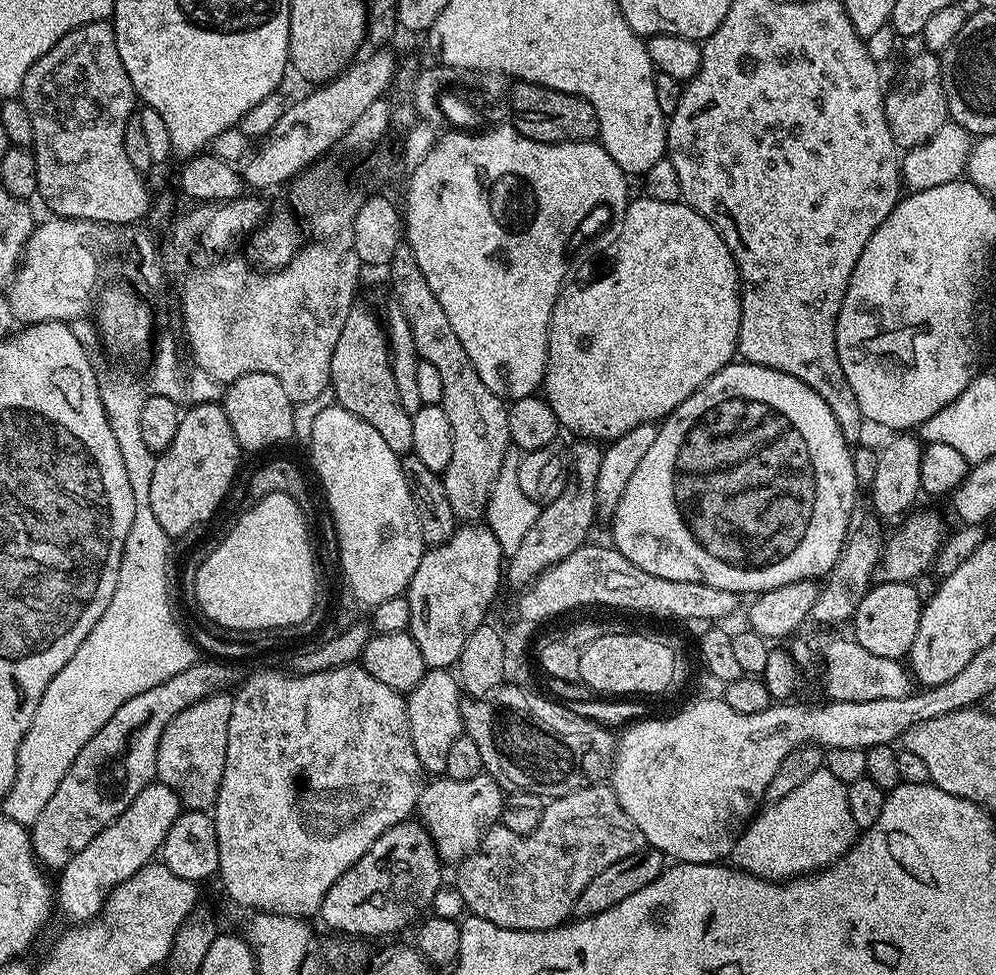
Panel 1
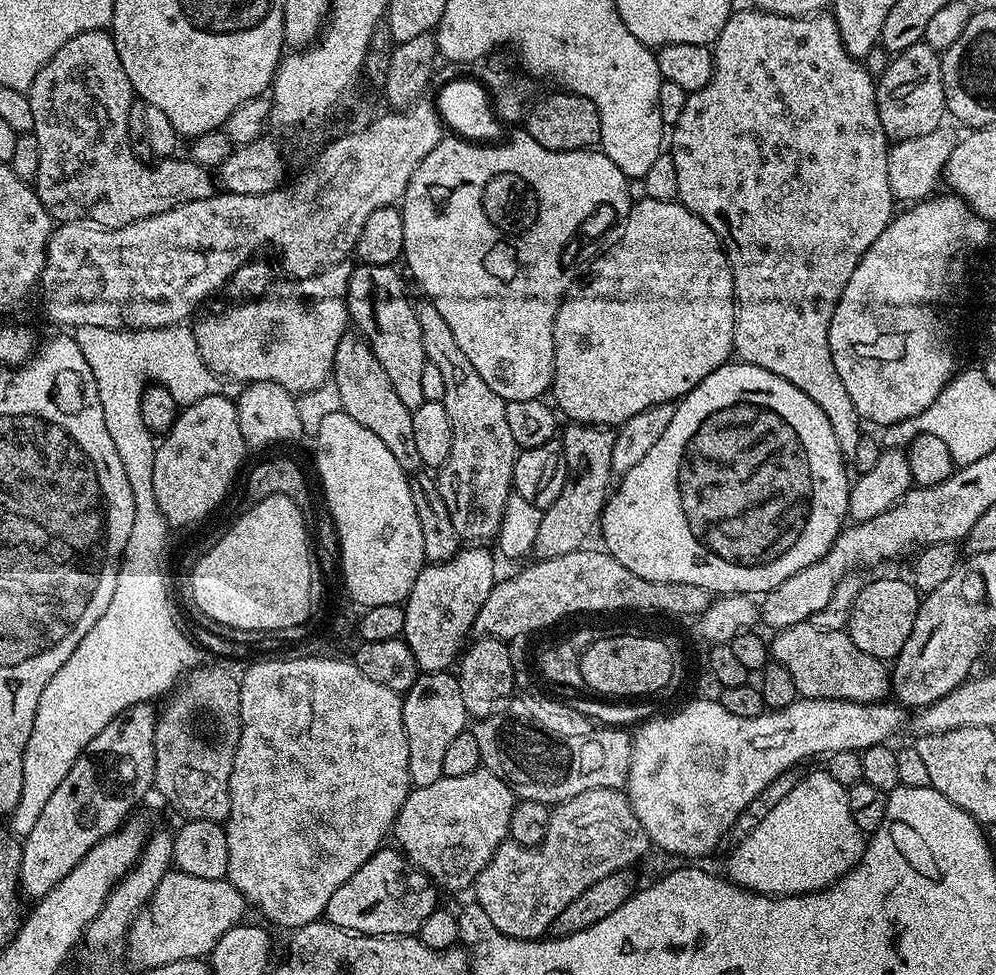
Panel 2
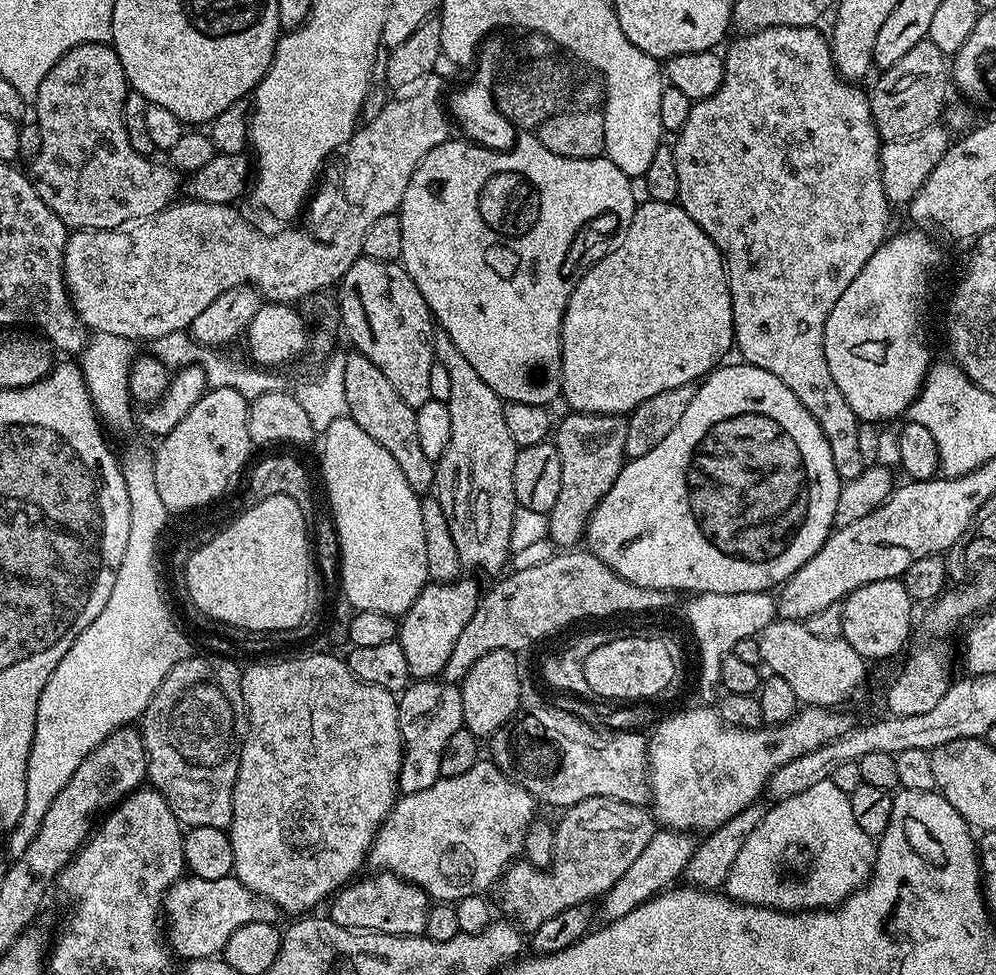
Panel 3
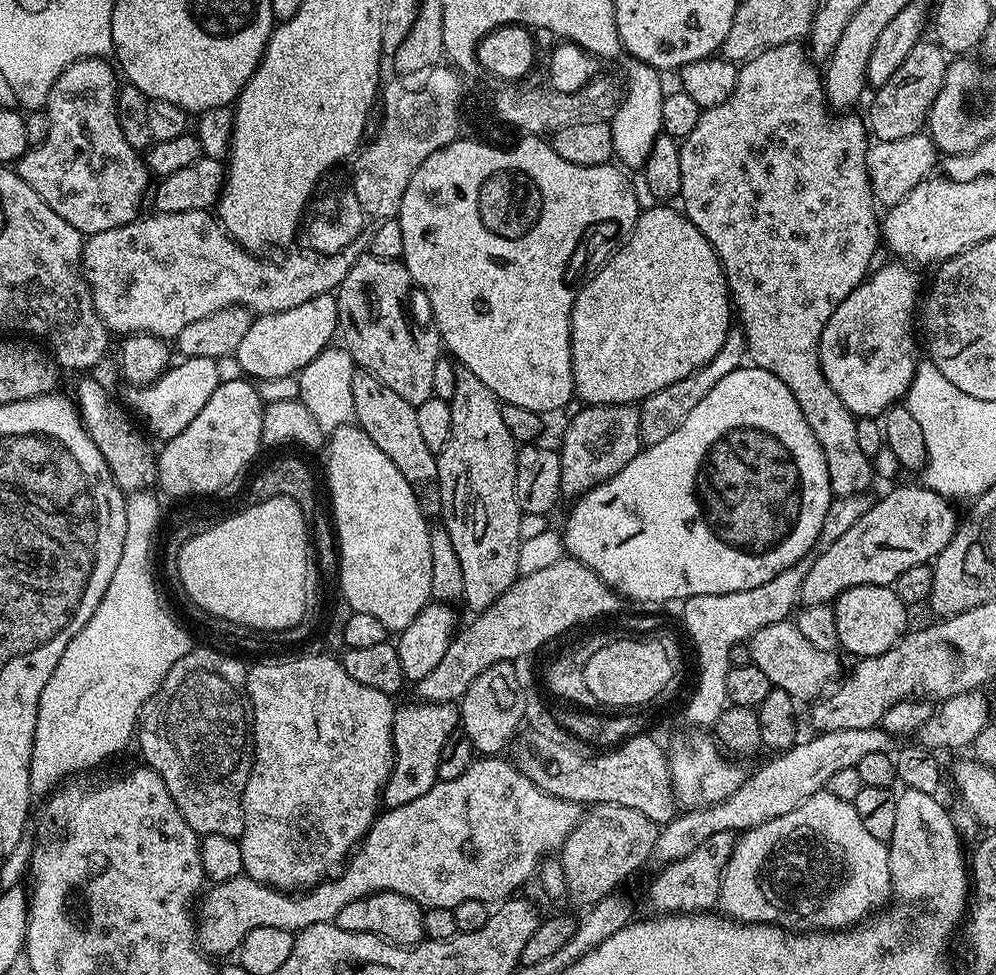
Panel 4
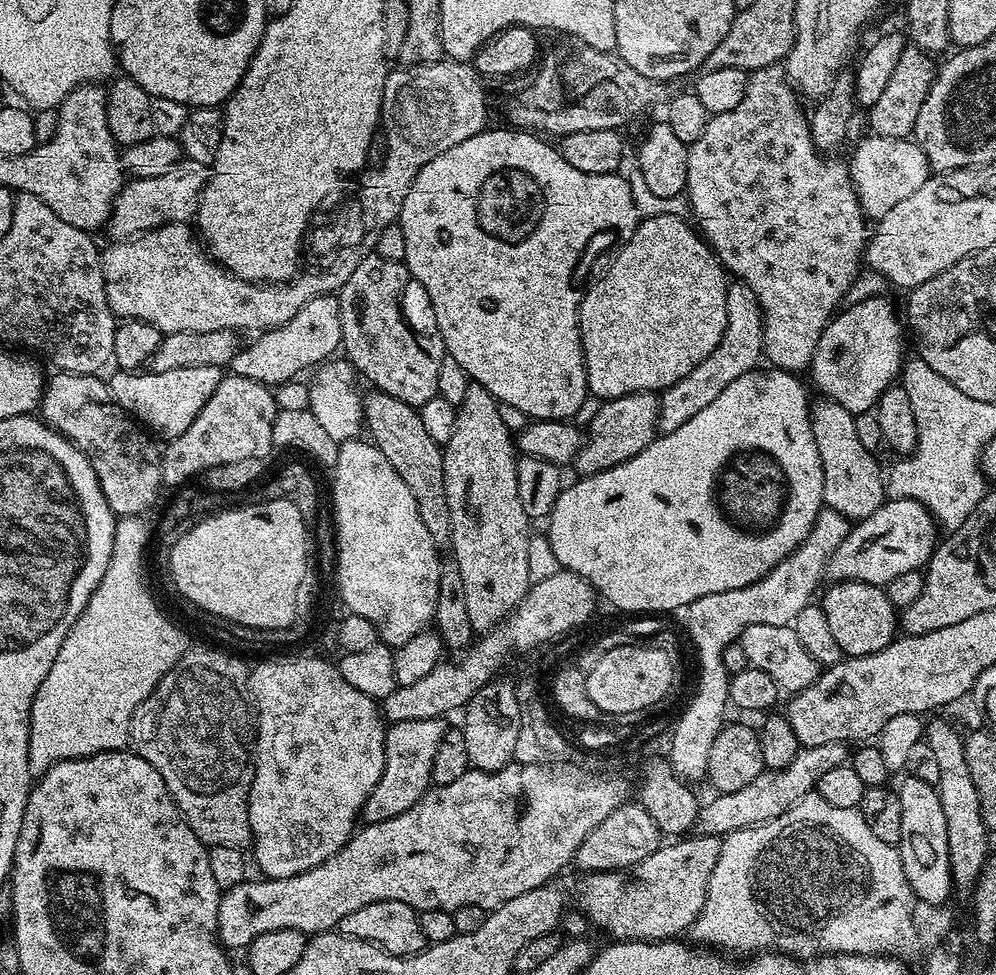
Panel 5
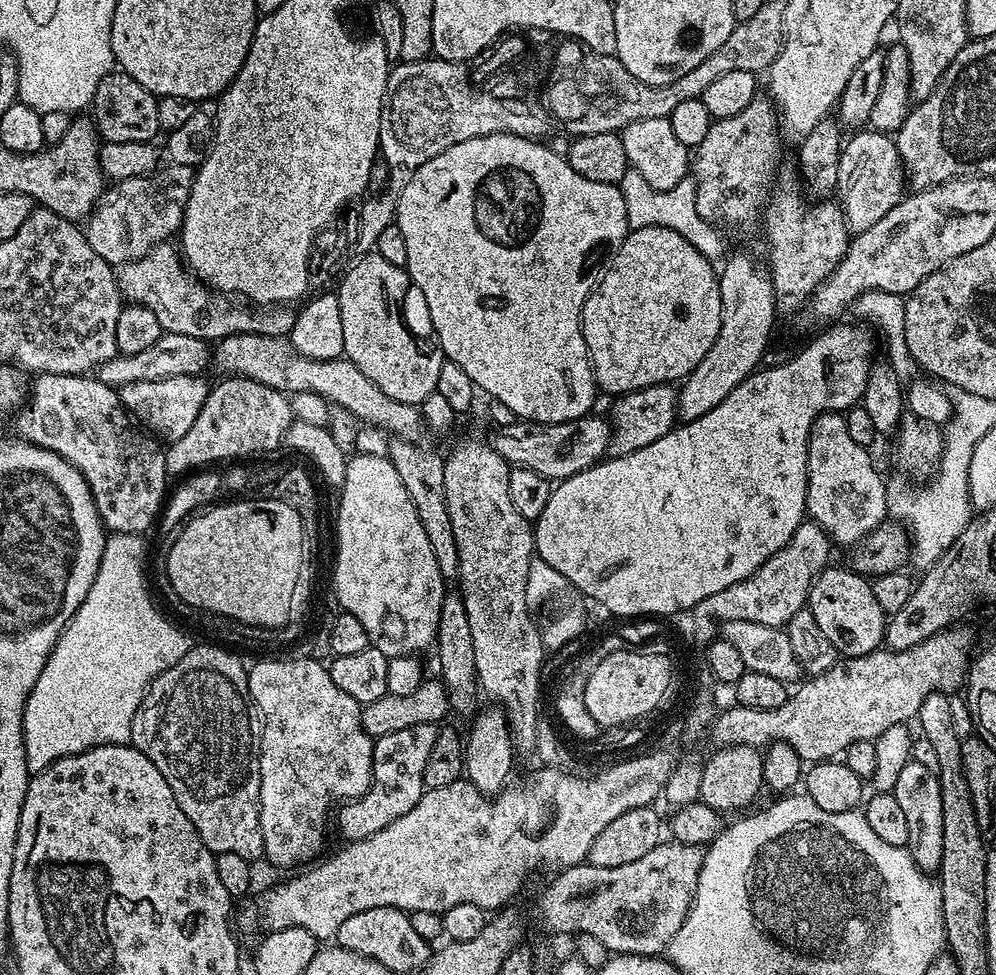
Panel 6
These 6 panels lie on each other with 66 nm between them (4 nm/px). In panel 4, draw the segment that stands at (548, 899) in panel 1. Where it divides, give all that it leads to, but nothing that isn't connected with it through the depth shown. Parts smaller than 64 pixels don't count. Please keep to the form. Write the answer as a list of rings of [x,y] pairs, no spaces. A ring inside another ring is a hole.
[[[598,804],[589,807],[558,853],[568,896],[583,906],[591,906],[613,895],[623,880],[630,879],[644,863],[649,863],[657,831],[653,820],[638,810],[630,810],[630,806]]]

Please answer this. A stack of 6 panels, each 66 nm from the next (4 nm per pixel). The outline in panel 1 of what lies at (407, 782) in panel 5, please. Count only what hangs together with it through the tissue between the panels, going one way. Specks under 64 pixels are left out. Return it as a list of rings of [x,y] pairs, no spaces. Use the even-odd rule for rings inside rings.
[[[428,668],[422,682],[418,682],[418,686],[407,693],[410,742],[414,742],[414,754],[418,754],[418,762],[425,773],[443,774],[448,751],[453,748],[454,742],[458,742],[460,736],[465,735],[461,699],[460,681],[447,668]]]

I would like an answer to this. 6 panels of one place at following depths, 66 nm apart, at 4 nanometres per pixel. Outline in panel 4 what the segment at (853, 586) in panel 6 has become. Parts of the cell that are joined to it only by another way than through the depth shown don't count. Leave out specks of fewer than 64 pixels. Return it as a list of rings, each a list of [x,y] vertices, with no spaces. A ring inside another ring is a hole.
[[[867,584],[854,586],[836,597],[830,611],[838,626],[840,648],[848,651],[852,658],[886,654],[909,631],[909,605],[904,604],[892,586],[886,584]]]

